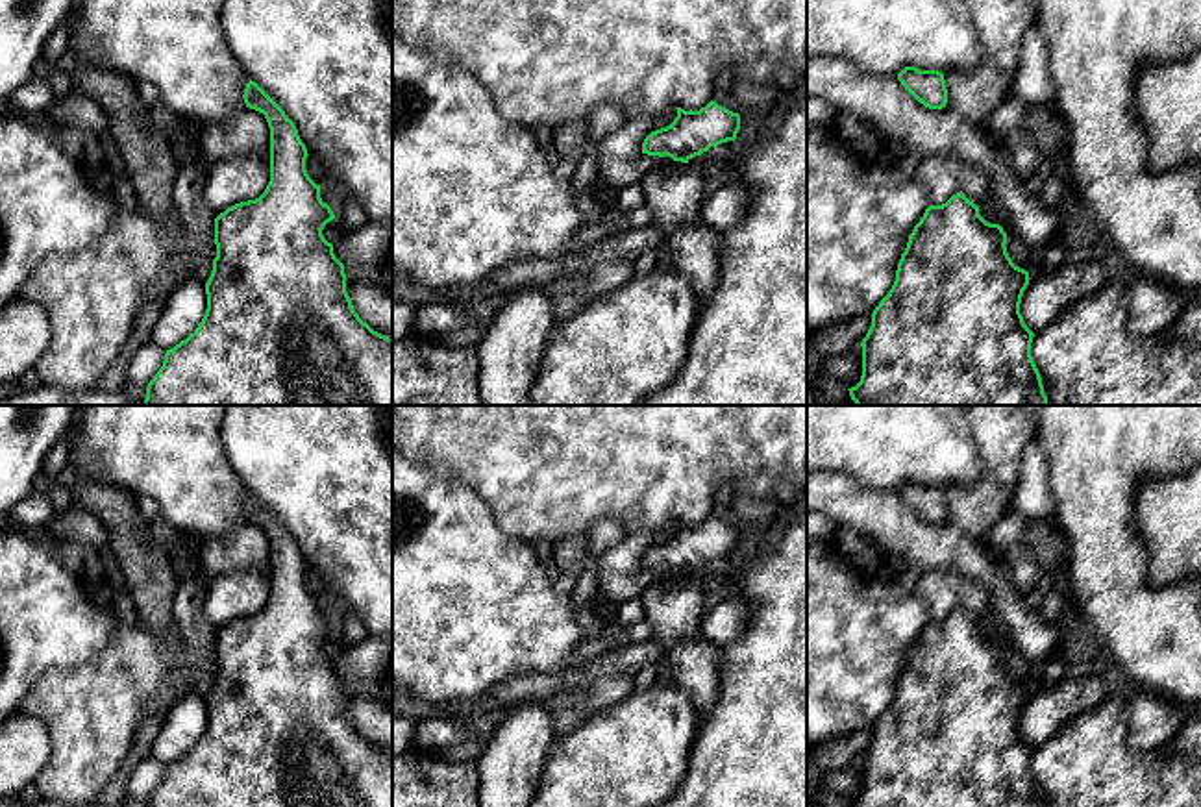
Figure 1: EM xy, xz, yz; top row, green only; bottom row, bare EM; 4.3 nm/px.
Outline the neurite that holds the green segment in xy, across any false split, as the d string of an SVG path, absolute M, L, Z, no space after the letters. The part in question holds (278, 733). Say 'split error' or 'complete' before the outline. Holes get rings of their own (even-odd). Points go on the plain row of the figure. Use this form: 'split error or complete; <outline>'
complete; M252 494L242 513L268 537L270 596L259 613L235 618L215 633L217 672L205 698L205 729L185 755L167 764L146 807L392 807L392 753L374 746L353 726L344 679L322 650L335 629L305 585L309 568L294 537Z

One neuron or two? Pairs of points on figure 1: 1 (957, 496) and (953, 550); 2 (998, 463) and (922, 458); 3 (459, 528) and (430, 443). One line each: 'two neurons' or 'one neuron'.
1: two neurons
2: two neurons
3: two neurons

